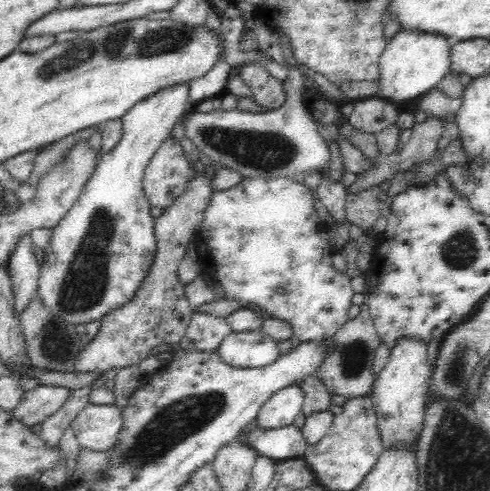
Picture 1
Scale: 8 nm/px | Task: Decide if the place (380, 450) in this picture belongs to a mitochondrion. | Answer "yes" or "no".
no

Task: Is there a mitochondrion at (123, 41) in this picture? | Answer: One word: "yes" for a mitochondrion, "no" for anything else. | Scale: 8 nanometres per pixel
yes

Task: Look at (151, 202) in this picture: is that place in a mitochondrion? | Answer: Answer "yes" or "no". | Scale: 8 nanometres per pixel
no

